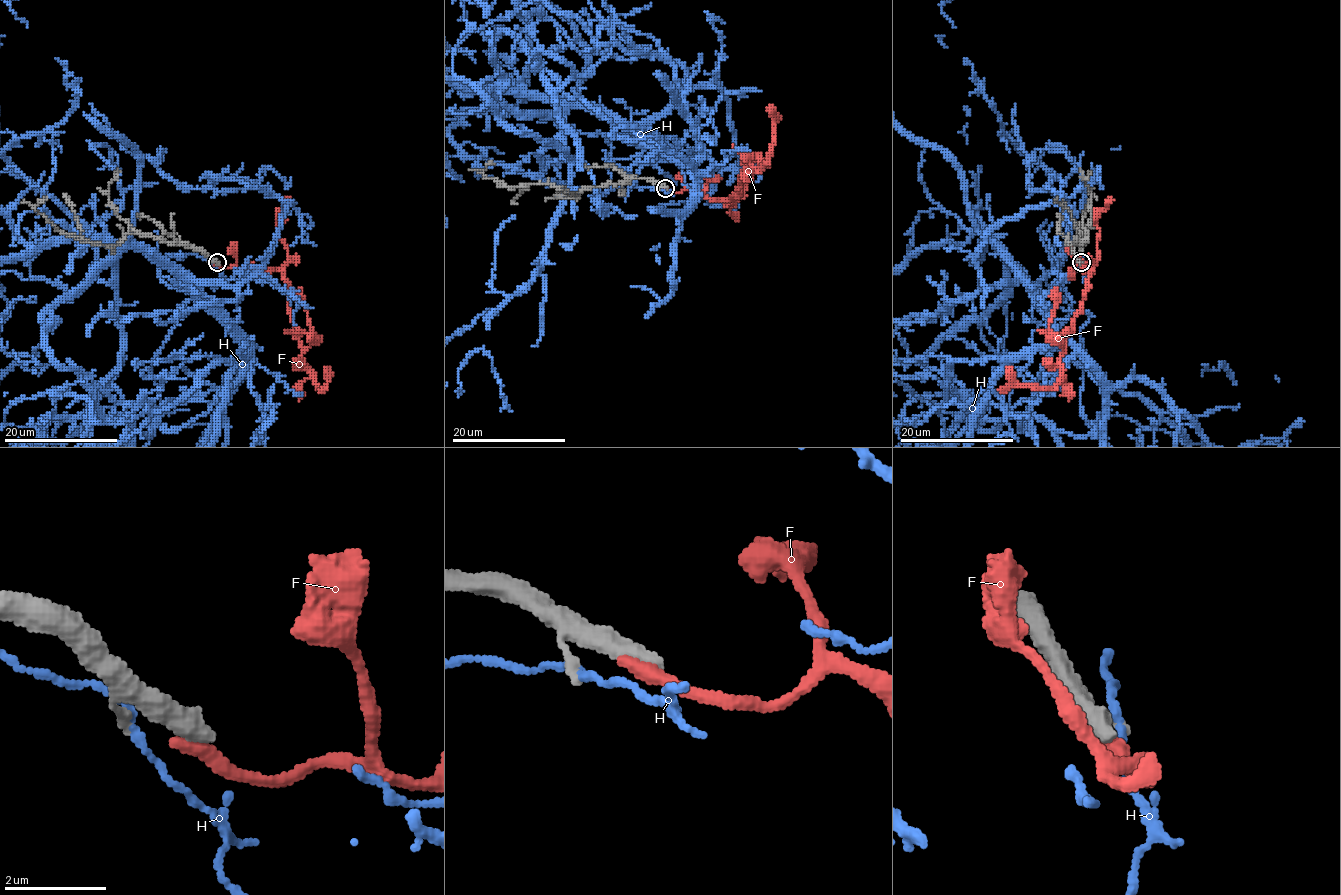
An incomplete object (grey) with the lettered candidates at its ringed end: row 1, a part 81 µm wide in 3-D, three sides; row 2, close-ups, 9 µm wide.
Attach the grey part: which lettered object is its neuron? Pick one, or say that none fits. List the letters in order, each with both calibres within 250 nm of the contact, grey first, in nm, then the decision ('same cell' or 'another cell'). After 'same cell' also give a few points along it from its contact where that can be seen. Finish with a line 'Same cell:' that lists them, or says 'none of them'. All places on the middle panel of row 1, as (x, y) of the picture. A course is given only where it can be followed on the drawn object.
F: calibres 440 and 320 nm; another cell
H: calibres 180 and 130 nm; another cell
Same cell: none of them

